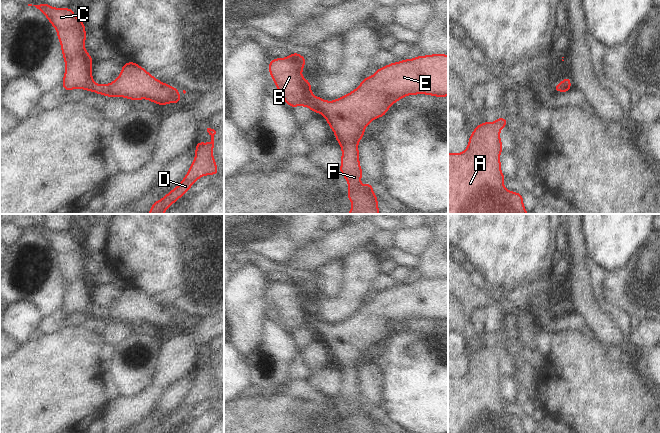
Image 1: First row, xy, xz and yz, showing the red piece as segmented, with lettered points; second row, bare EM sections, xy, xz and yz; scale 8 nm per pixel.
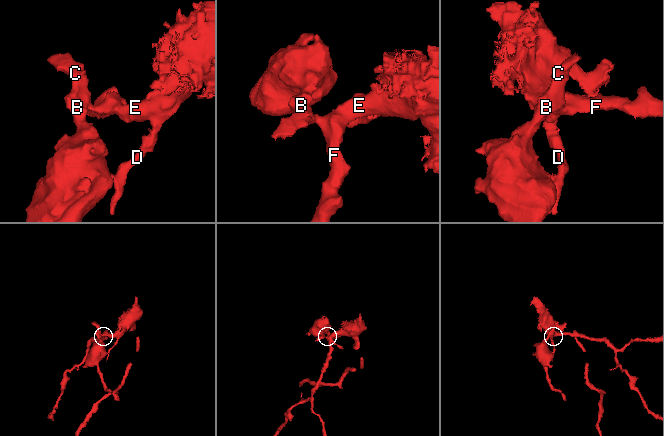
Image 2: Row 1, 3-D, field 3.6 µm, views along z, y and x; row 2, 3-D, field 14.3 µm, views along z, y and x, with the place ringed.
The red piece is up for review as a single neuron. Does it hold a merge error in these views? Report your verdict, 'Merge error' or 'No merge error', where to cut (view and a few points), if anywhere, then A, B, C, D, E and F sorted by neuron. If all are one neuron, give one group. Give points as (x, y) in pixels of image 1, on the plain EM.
Merge error. Split along xz (314, 321), (317, 336). Groups: A B C / D E F

